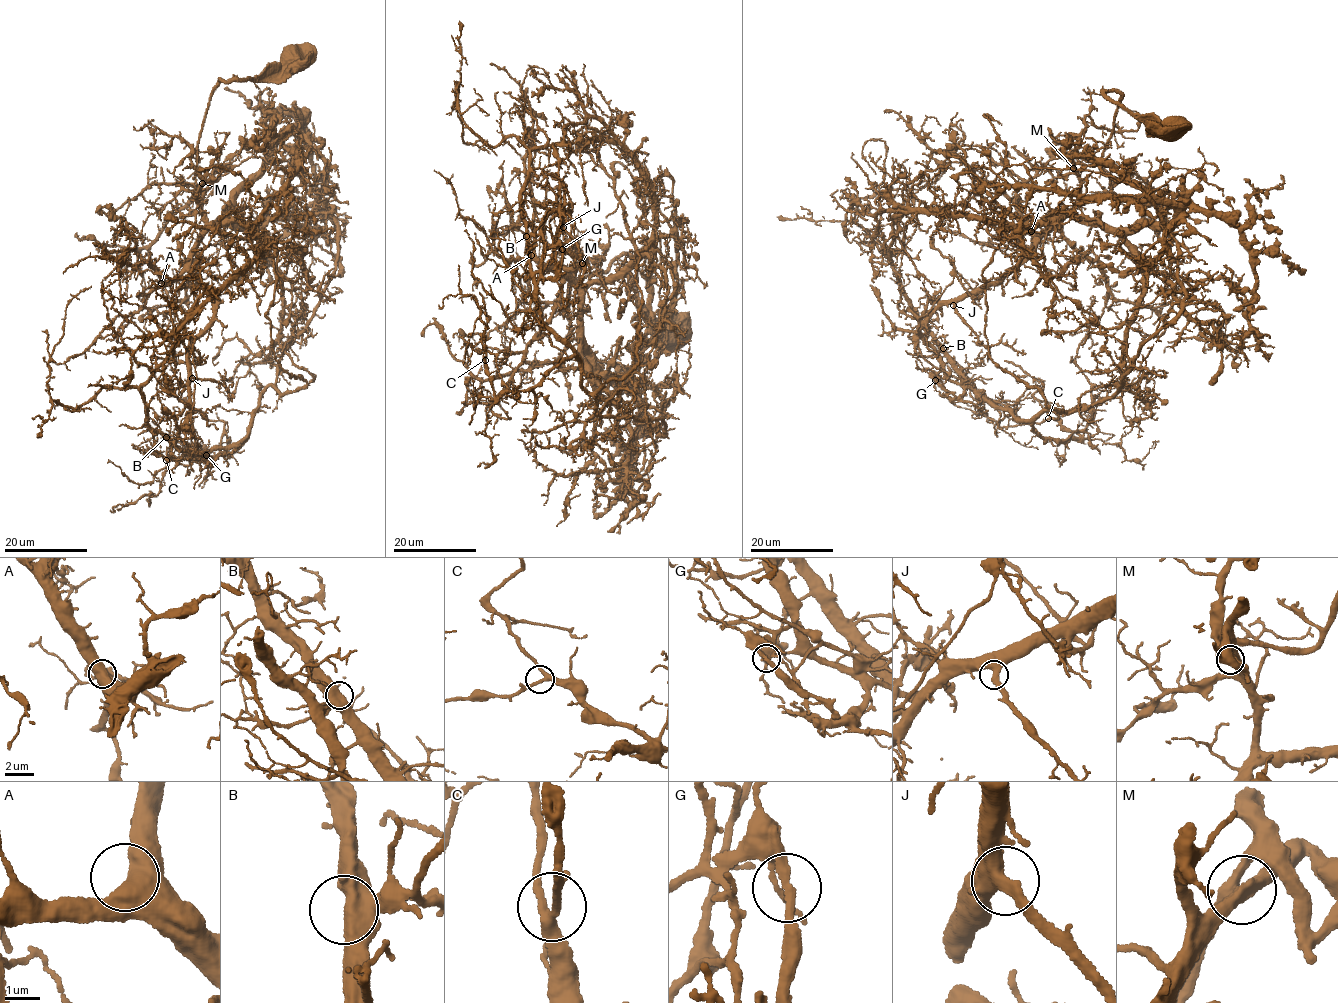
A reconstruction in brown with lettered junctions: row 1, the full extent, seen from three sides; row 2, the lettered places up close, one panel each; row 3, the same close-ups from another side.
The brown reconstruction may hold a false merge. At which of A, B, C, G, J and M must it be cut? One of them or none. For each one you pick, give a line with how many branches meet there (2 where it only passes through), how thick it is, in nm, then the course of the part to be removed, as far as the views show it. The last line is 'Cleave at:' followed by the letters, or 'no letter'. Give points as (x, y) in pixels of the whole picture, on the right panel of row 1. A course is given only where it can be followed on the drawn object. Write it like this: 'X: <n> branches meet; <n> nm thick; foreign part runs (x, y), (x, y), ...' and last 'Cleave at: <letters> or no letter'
G: 2 branches meet; 240 nm thick; foreign part runs (935, 381), (1021, 421), (1073, 411), (1112, 397), (1181, 308), (1179, 248), (1151, 198), (1035, 159)
Cleave at: G

